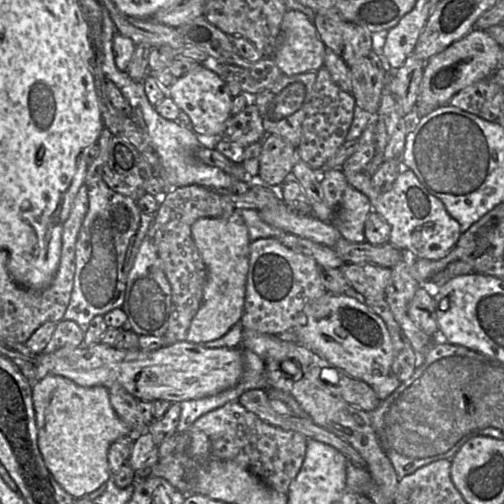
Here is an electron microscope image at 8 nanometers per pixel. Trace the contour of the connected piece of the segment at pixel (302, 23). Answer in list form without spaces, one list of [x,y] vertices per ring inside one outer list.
[[[288,10],[281,23],[280,42],[272,58],[279,70],[293,76],[318,71],[324,64],[326,46],[316,27],[298,10]]]

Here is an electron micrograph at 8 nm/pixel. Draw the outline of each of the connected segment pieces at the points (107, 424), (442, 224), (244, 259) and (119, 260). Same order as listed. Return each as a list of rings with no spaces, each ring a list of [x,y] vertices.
[[[47,375],[33,383],[32,397],[38,448],[54,480],[74,499],[105,485],[113,477],[108,464],[109,447],[131,433],[115,413],[108,389],[82,387],[63,376]]]
[[[404,168],[392,187],[384,193],[375,190],[371,176],[365,172],[343,174],[348,184],[363,193],[369,199],[372,210],[390,225],[389,243],[392,246],[409,254],[412,258],[439,260],[456,245],[462,234],[459,223],[448,214],[441,200],[426,190],[410,169]]]
[[[234,211],[228,218],[200,218],[192,225],[192,238],[207,270],[201,306],[191,321],[186,342],[202,344],[224,336],[240,323],[243,313],[250,239],[242,217]]]
[[[103,181],[93,187],[88,187],[88,201],[88,211],[76,241],[74,287],[69,306],[63,317],[64,320],[77,323],[84,333],[95,316],[103,316],[117,308],[122,309],[128,274],[141,242],[148,234],[154,220],[154,215],[142,213],[135,201],[111,190]]]

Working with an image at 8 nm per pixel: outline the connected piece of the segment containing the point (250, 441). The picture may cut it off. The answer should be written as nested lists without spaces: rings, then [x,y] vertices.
[[[238,401],[228,402],[201,416],[186,431],[178,433],[174,452],[186,453],[189,438],[195,432],[208,436],[213,458],[241,465],[269,487],[284,494],[288,493],[289,485],[297,476],[306,455],[308,439],[304,435],[266,423]]]

